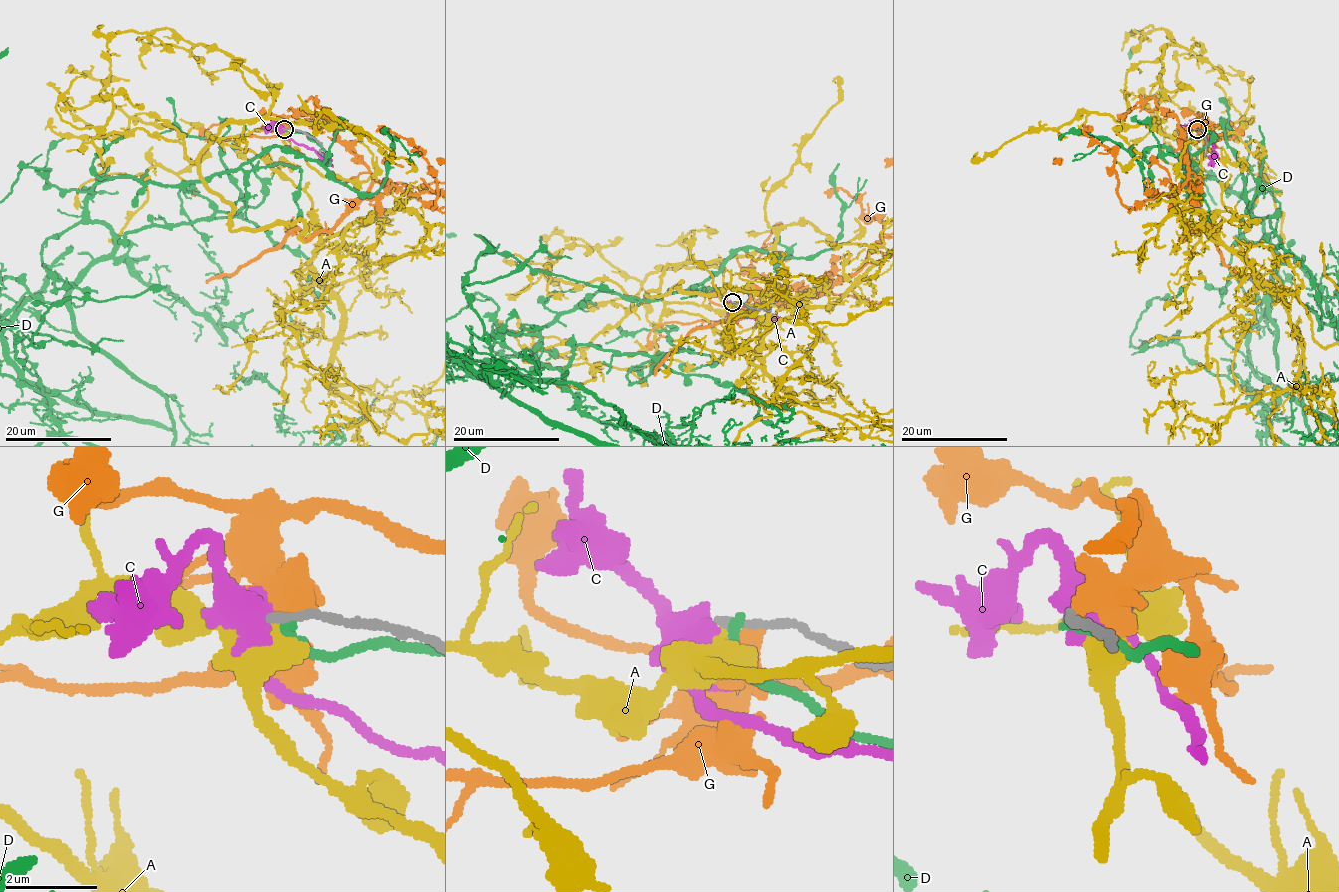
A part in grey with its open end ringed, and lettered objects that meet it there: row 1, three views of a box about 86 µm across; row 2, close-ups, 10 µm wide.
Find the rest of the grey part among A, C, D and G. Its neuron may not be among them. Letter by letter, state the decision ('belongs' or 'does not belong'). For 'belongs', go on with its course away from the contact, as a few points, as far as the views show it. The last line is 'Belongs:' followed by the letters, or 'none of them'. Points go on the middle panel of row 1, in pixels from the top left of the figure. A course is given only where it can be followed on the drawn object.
A: does not belong
C: does not belong
D: does not belong
G: does not belong
Belongs: none of them

